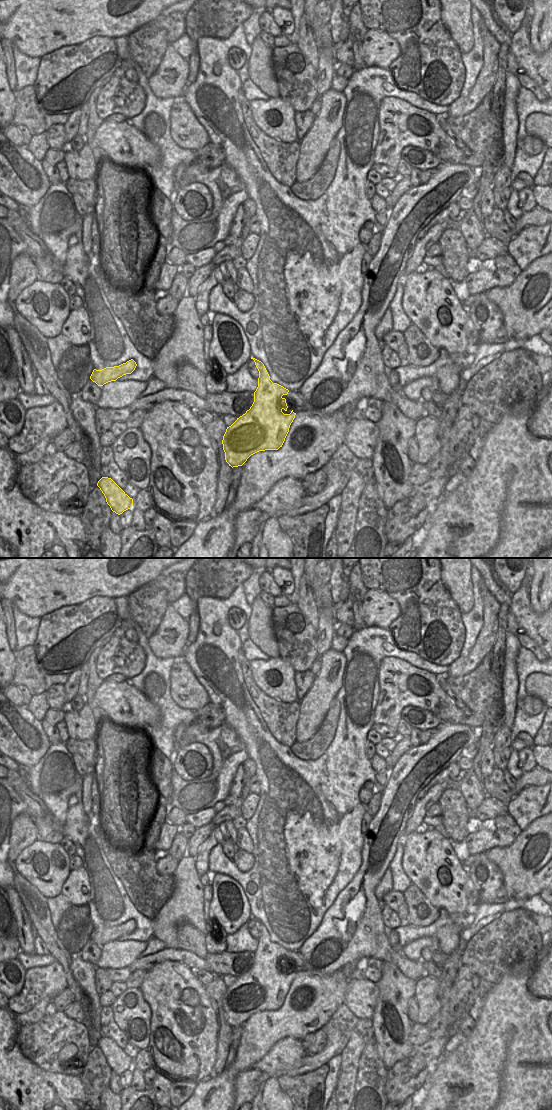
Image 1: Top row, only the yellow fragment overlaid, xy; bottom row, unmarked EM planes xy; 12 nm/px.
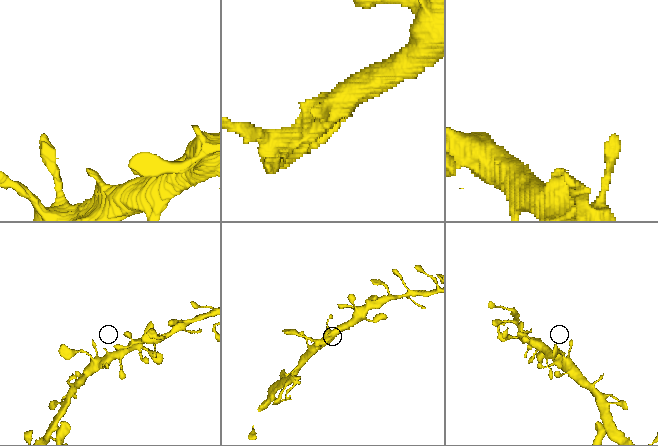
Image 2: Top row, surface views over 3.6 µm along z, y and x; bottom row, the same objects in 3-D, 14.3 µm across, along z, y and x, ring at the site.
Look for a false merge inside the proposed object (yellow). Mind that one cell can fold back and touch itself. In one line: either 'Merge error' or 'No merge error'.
No merge error

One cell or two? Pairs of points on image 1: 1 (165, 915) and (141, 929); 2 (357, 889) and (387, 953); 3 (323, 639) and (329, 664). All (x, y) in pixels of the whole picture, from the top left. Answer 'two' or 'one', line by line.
1: two
2: one
3: two

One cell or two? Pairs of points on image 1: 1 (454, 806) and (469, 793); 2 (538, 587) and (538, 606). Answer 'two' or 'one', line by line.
1: two
2: one

